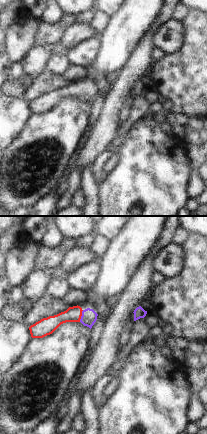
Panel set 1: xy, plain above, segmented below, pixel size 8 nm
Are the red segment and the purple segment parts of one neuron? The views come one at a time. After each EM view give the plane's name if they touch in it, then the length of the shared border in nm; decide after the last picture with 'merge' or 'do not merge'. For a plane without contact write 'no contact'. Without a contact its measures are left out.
xy | 100 nm

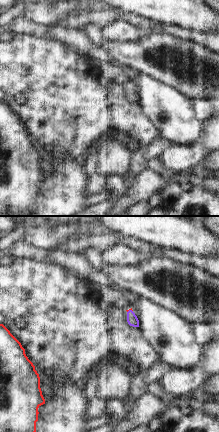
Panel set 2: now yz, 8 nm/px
yz | 50 nm

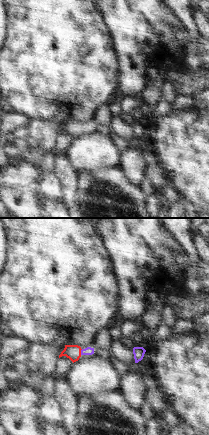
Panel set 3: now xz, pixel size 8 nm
xz | 50 nm

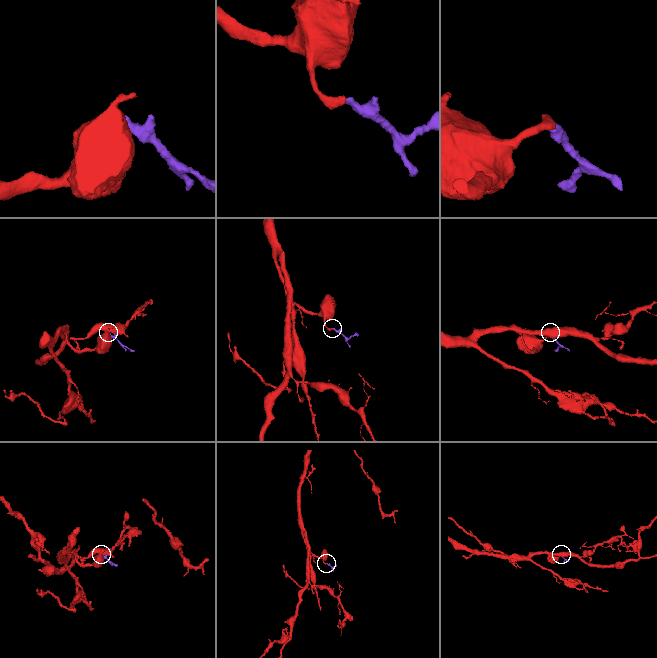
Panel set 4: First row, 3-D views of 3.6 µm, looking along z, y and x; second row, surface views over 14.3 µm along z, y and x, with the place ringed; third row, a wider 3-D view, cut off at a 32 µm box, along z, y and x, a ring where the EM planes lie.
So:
merge

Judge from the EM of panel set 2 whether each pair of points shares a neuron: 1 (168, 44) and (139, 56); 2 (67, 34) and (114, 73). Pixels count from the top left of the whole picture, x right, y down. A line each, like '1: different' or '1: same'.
1: same
2: same

